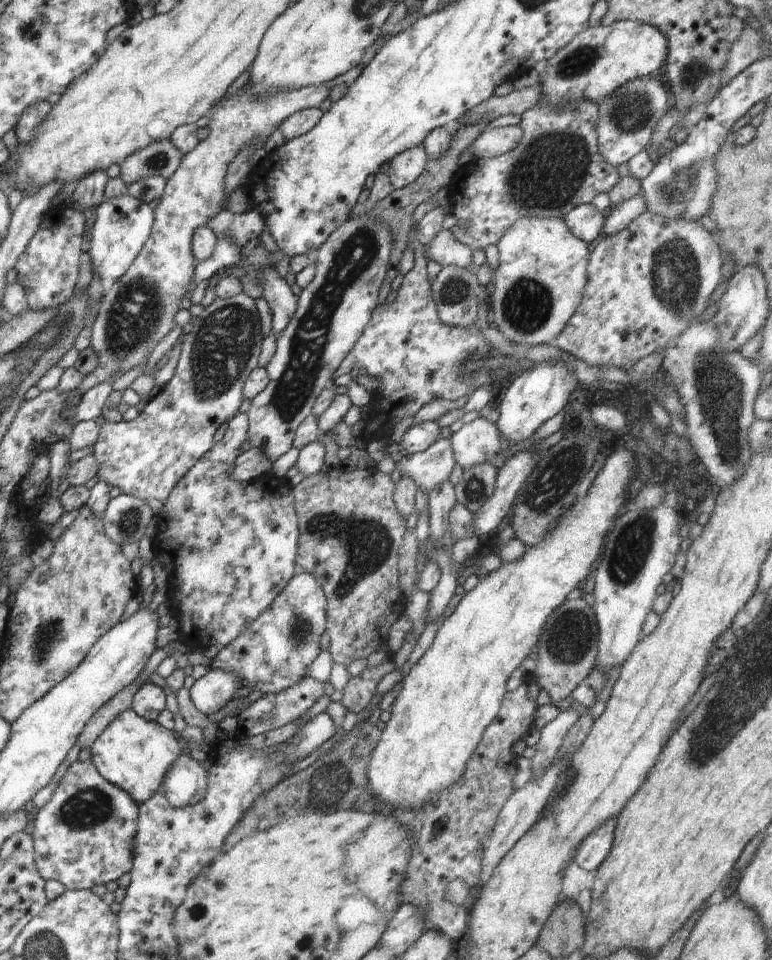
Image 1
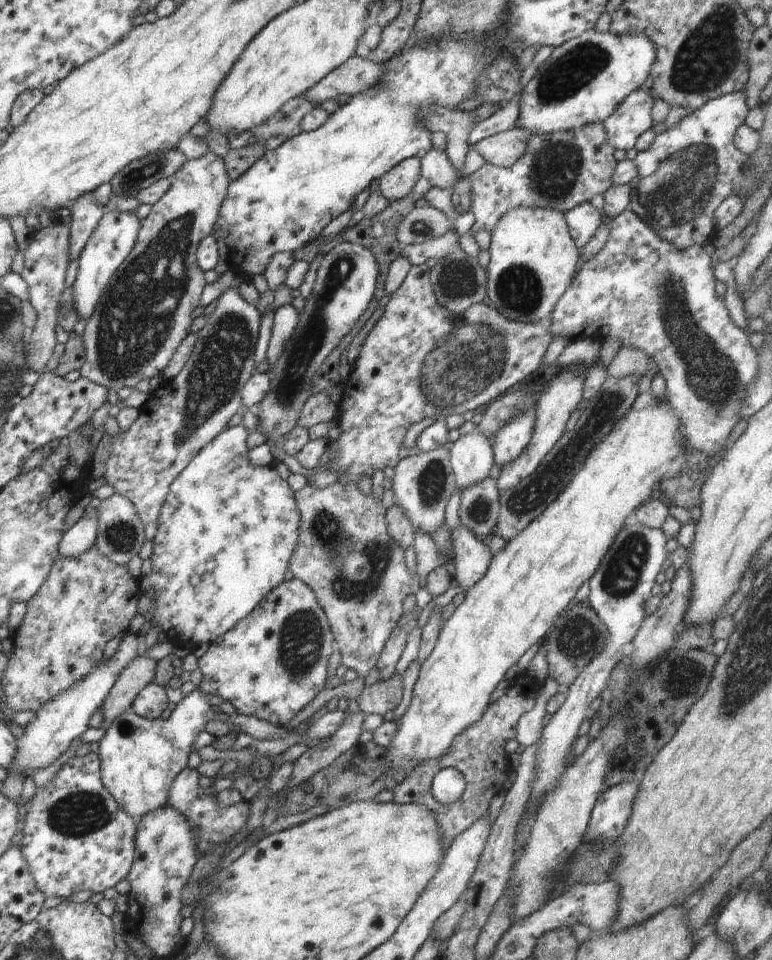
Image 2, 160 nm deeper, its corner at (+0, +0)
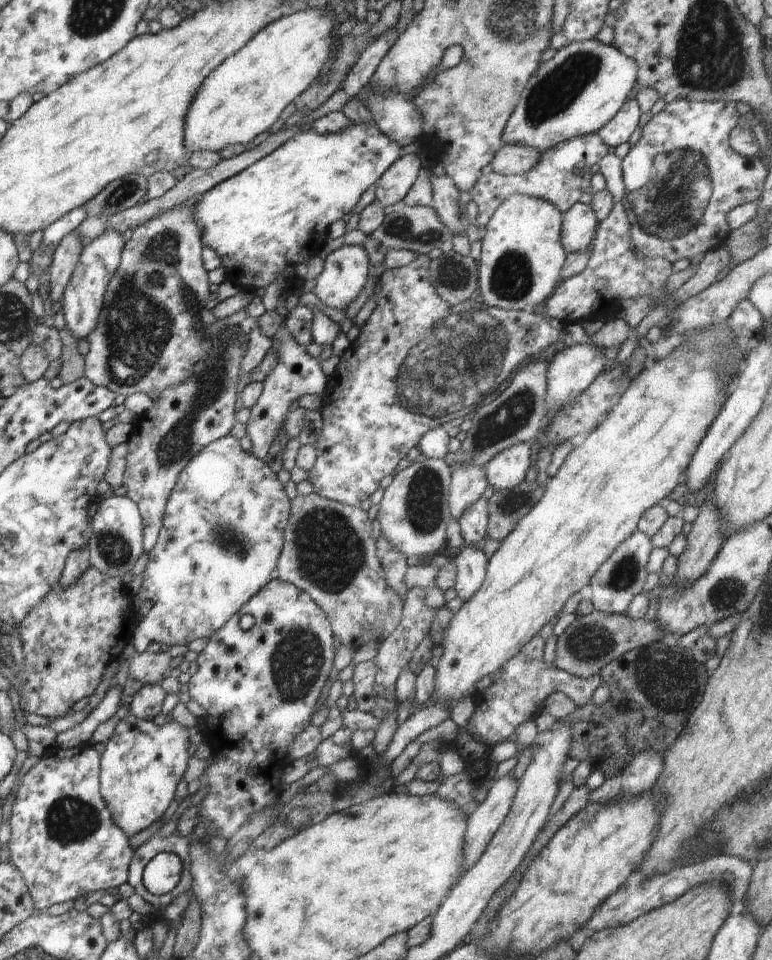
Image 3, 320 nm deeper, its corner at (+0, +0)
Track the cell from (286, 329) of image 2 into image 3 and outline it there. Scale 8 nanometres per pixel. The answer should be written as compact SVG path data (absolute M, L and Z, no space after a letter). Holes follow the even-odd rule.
M287 319L282 322L278 332L272 337L272 346L274 346L274 368L263 381L264 390L258 402L251 409L251 416L246 423L247 436L252 441L250 453L264 462L270 446L278 430L282 428L284 416L294 400L299 400L302 396L312 394L312 396L323 395L327 388L328 377L322 372L320 362L308 354L306 347L301 346L292 336L286 326Z

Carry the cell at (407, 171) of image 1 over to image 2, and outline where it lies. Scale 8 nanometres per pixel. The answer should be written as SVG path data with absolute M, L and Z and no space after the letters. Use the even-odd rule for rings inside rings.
M415 157L405 159L378 180L379 192L387 203L404 199L411 194L420 177L421 160Z

